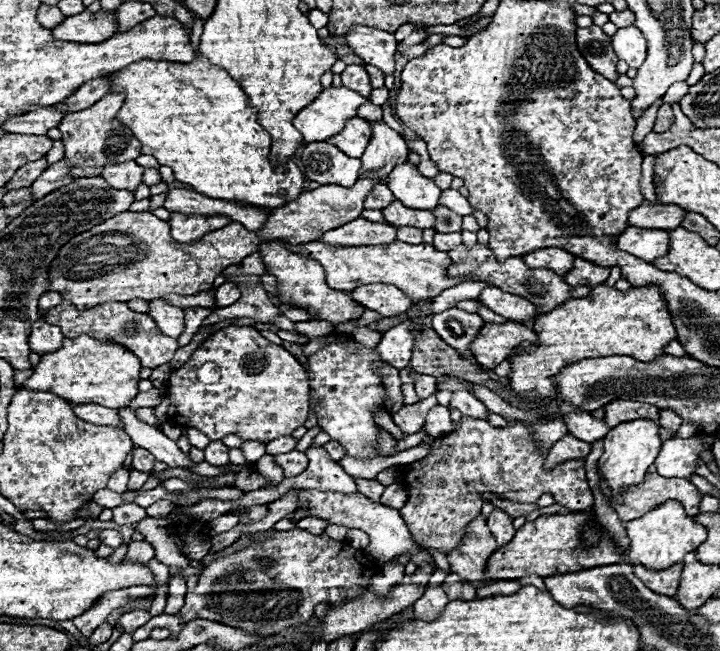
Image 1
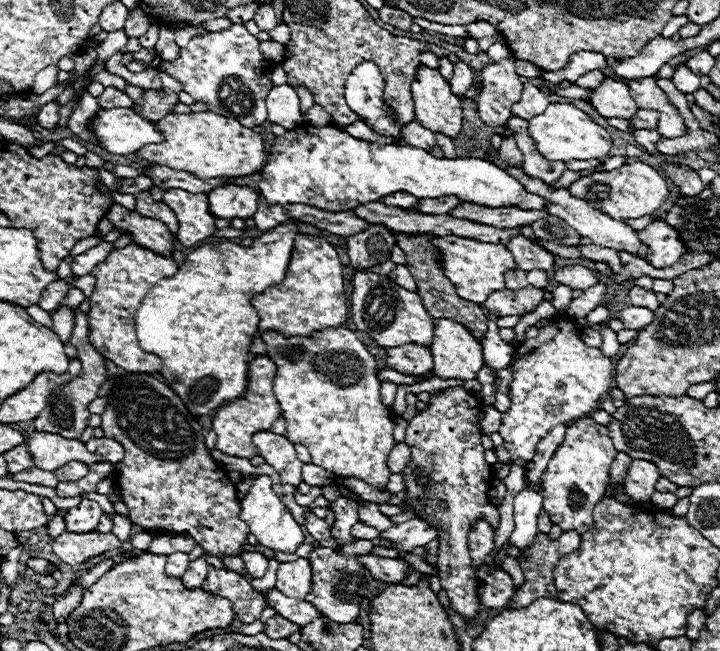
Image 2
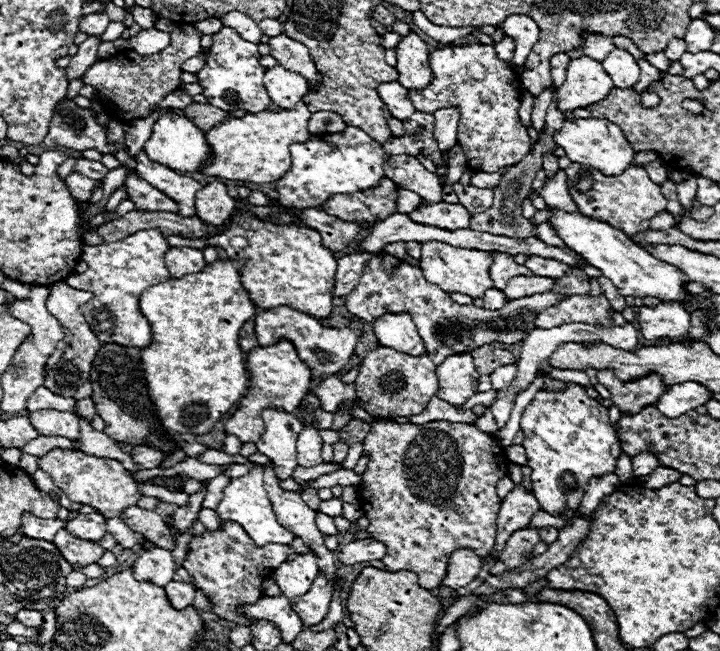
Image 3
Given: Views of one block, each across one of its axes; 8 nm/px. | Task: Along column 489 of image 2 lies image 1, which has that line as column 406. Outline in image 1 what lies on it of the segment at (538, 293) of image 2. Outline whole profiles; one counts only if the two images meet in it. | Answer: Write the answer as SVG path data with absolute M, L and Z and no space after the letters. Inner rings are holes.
M364 284L362 288L354 288L350 296L358 304L376 310L382 316L398 316L414 304L406 294L398 292L398 288L390 288L386 284Z

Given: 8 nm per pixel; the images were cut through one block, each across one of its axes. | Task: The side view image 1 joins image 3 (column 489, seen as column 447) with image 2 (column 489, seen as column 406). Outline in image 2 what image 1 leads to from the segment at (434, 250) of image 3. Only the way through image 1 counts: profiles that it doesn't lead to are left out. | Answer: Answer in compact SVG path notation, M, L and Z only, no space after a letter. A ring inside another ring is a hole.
M436 236L432 244L438 248L440 254L440 268L444 270L444 276L454 284L456 294L468 302L484 304L484 300L504 288L504 274L508 270L516 270L516 262L510 254L510 250L504 244L484 244L472 238L460 238L460 236Z

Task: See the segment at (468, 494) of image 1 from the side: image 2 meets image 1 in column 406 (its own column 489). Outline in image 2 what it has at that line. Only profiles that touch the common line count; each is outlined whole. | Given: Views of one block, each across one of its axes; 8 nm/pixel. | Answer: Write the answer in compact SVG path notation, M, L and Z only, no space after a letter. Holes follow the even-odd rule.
M462 386L444 390L442 396L434 396L430 406L422 410L406 428L406 444L412 450L412 462L400 472L406 484L406 500L402 510L414 510L416 518L430 522L438 530L438 578L446 590L452 610L464 618L472 618L478 612L478 578L470 568L468 556L468 532L472 524L484 518L492 530L498 530L498 508L490 504L488 490L494 480L492 466L484 460L482 430L478 414L482 402L468 394Z

